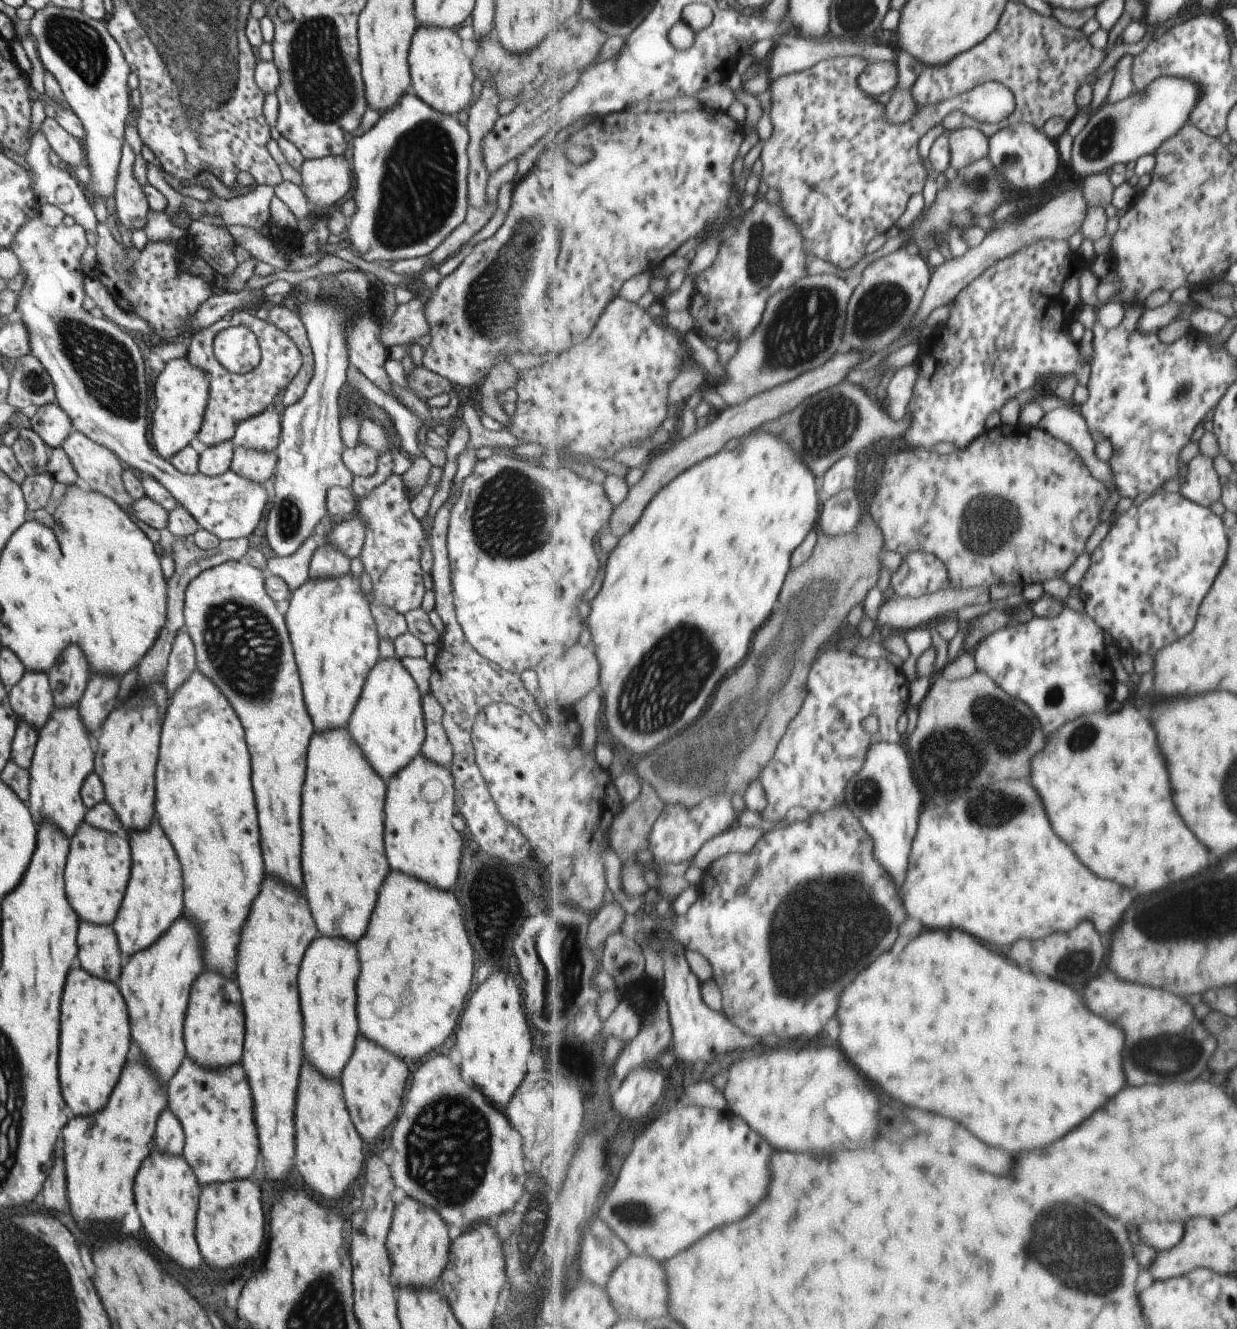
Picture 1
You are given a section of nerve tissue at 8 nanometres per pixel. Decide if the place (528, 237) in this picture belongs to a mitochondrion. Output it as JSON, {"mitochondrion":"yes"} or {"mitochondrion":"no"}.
{"mitochondrion":"yes"}

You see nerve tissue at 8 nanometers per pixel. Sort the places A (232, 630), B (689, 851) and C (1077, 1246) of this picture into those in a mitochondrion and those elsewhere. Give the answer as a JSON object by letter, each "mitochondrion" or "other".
{"A":"mitochondrion","B":"other","C":"mitochondrion"}

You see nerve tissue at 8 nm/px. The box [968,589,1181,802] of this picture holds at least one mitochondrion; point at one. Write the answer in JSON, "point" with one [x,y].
{"point":[1082,739]}

